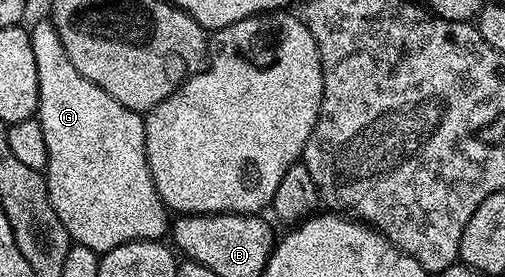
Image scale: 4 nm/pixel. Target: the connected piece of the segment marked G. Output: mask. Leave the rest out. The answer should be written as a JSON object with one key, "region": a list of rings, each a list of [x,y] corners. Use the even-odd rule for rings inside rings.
{"region":[[[51,19],[38,21],[28,32],[30,46],[34,50],[34,66],[38,70],[38,119],[42,134],[46,134],[48,166],[48,197],[54,206],[54,214],[62,218],[69,237],[75,243],[103,254],[135,240],[160,240],[169,231],[170,212],[154,186],[154,178],[146,162],[146,134],[144,116],[139,112],[114,102],[102,86],[94,86],[90,78],[82,78],[74,70],[74,62],[66,58],[66,46],[58,38]]]}

